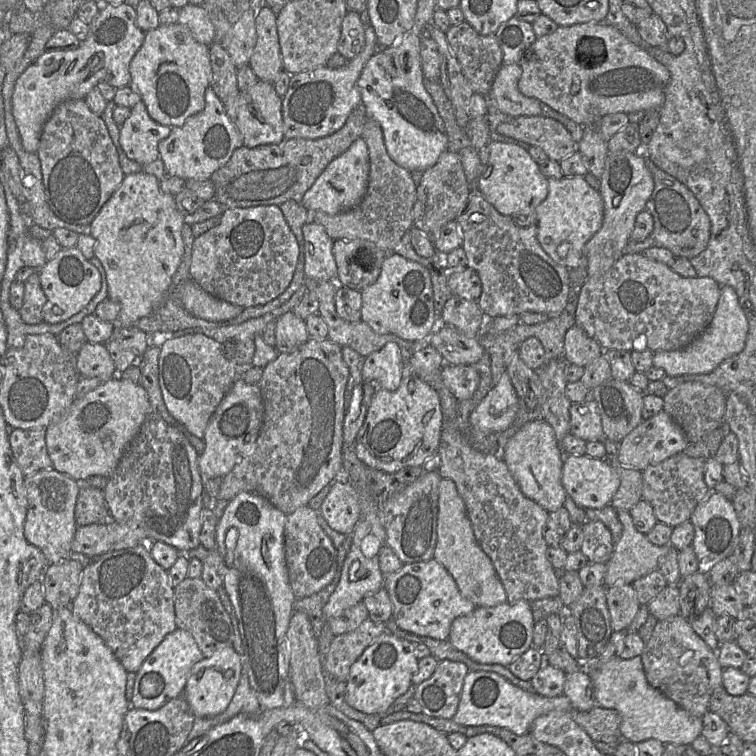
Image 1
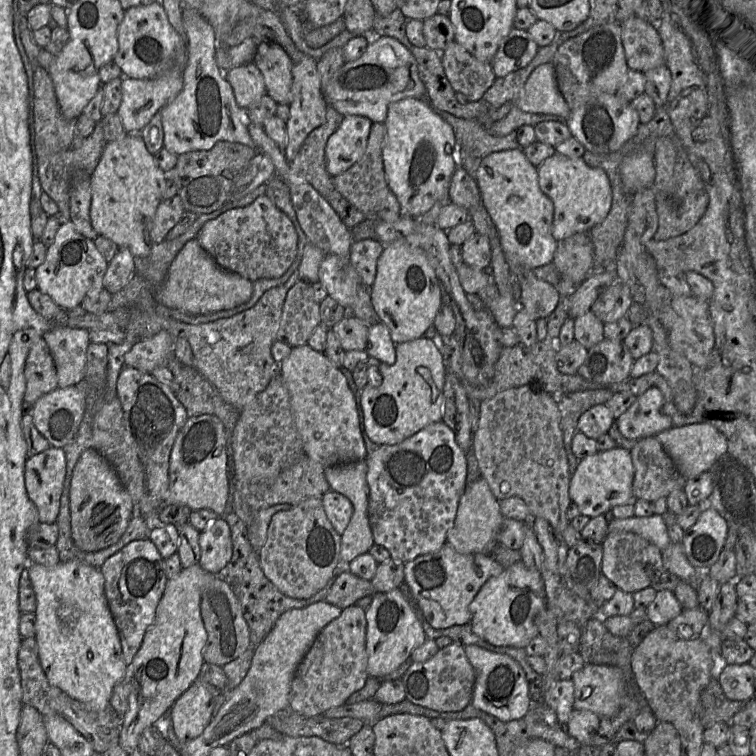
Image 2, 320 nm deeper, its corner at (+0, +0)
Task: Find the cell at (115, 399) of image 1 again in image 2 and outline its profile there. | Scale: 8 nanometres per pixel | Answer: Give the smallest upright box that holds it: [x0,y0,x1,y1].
[27,386,86,448]

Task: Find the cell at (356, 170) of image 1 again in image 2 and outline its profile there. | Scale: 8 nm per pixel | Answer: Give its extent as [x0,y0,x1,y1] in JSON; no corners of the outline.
[326,116,372,178]

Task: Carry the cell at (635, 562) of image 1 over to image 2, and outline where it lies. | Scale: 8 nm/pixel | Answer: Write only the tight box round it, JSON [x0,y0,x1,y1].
[607,515,671,551]

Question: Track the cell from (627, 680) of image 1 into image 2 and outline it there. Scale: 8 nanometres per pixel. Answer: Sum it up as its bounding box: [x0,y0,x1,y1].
[404,544,504,629]

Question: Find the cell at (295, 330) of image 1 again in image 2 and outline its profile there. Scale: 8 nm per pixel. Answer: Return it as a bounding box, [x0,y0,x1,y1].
[280,345,368,468]

